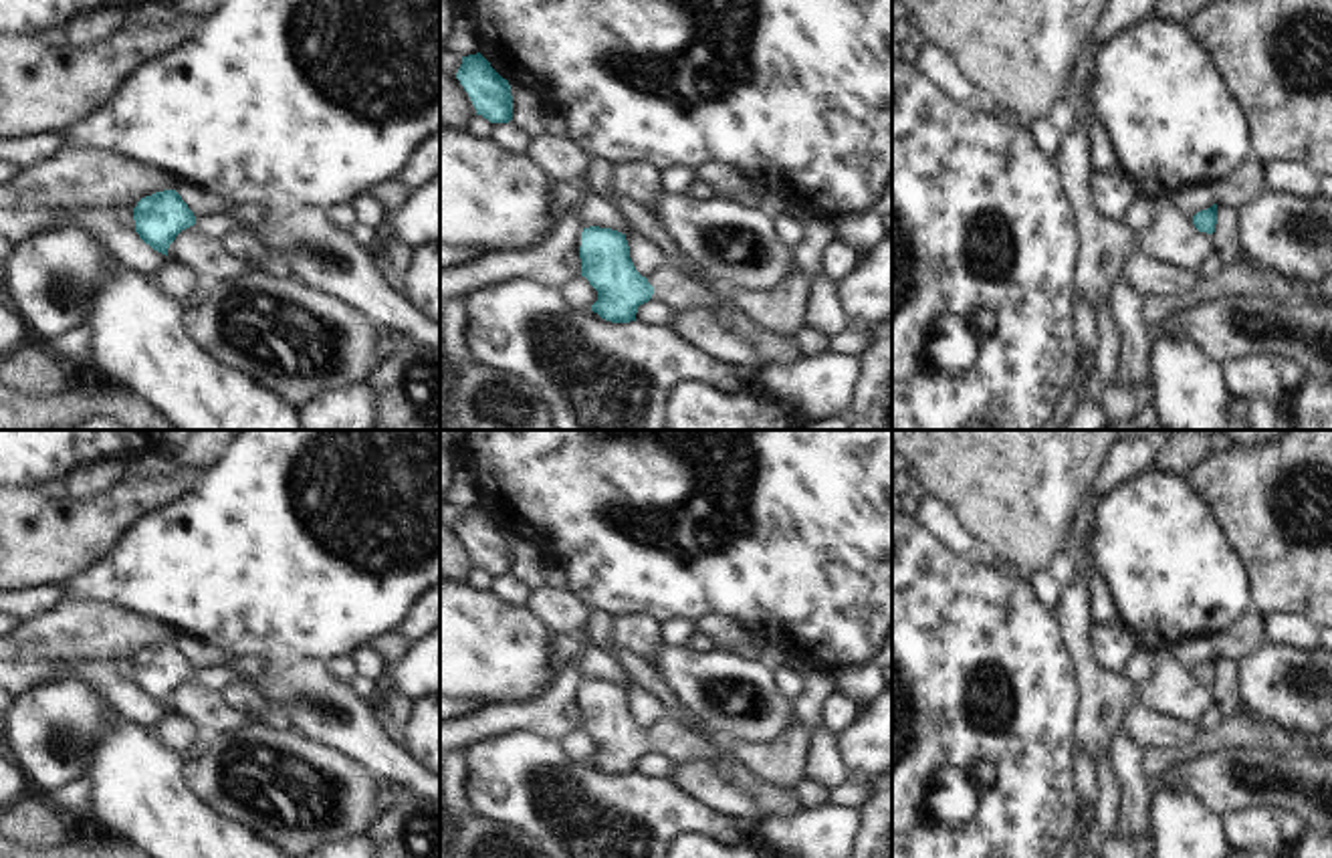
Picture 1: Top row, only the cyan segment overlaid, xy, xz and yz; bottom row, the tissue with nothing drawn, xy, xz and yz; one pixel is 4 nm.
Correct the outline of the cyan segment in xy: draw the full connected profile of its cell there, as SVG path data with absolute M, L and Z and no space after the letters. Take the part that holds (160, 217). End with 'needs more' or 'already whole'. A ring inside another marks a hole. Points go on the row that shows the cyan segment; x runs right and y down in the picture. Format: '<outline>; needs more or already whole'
M176 190L141 198L133 208L133 220L139 238L165 256L176 236L190 226L216 240L242 228L230 212L206 212L196 216Z; needs more

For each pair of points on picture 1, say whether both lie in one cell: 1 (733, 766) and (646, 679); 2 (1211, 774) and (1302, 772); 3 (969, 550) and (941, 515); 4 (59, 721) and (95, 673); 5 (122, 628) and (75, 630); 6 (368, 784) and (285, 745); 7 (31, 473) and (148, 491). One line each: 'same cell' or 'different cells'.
1: same cell
2: same cell
3: same cell
4: different cells
5: same cell
6: same cell
7: different cells

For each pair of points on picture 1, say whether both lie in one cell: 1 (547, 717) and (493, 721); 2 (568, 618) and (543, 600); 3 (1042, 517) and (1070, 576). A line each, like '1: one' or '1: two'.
1: one
2: one
3: two

